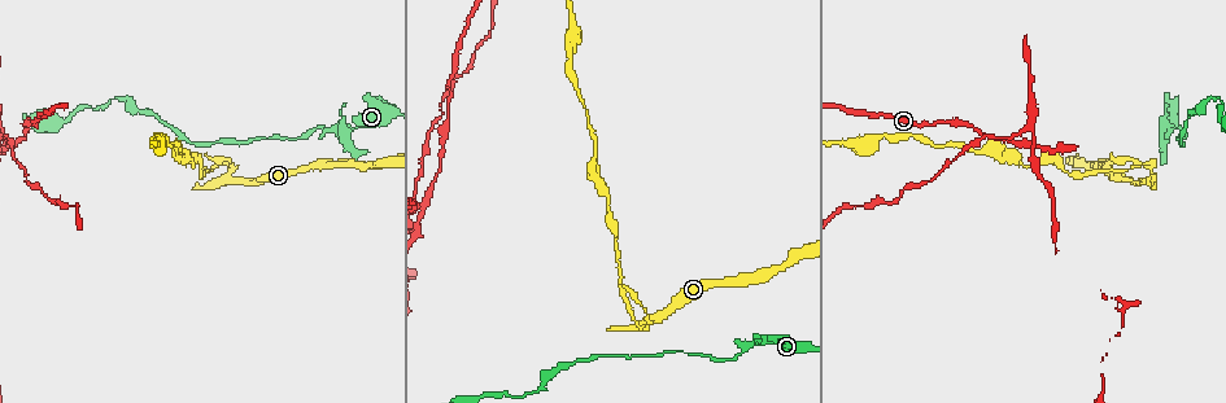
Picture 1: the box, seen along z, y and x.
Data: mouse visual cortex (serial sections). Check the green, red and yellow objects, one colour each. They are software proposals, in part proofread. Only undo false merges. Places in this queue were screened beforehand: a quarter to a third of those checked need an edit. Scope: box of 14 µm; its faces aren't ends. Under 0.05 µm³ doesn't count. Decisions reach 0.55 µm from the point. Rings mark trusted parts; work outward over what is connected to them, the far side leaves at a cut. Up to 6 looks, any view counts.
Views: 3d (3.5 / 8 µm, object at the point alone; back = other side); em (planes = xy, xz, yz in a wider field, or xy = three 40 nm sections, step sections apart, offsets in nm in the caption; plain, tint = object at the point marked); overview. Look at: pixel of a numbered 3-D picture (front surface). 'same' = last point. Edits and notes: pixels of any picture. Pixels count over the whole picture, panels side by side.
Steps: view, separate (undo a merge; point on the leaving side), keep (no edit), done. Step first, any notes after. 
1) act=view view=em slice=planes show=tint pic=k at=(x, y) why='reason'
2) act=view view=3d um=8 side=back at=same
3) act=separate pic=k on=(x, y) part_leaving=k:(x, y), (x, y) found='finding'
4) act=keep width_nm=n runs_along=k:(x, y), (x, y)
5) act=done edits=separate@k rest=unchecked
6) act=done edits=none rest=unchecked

act=view view=3d um=3.5 pic=1 at=(1155, 174) why='sharp bend'

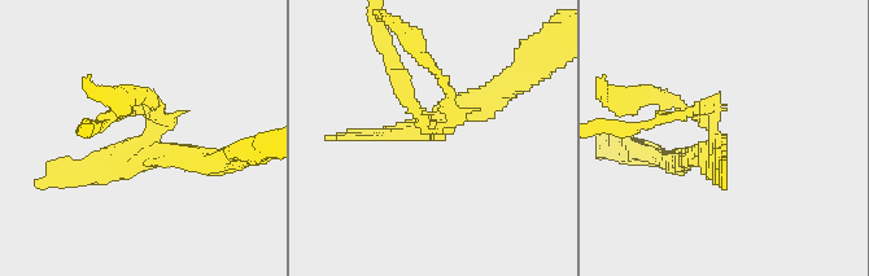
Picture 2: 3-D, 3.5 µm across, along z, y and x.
act=view view=em slice=xy step=3 show=tint pic=2 at=(440, 127) why='need the tissue'

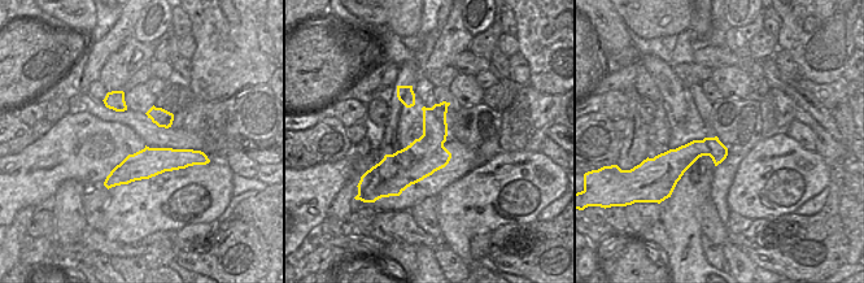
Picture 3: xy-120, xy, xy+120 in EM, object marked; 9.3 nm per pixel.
act=view view=em slice=xy step=1 show=tint at=same

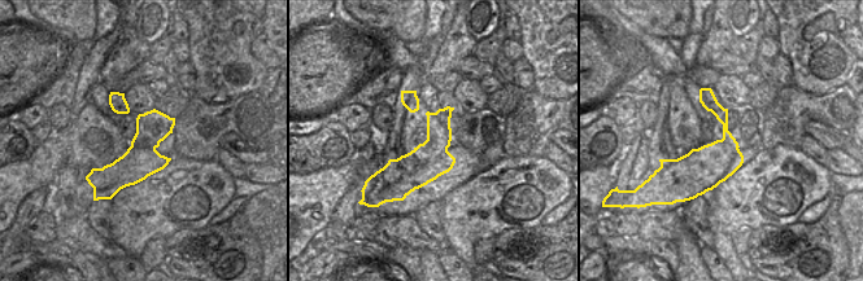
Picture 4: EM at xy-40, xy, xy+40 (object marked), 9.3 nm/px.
act=separate pic=2 on=(407, 97) width_nm=360 part_leaving=2:(441, 126), (420, 123), (389, 57) found='a second cell is stuck on'

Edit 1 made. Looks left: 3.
act=view view=overview

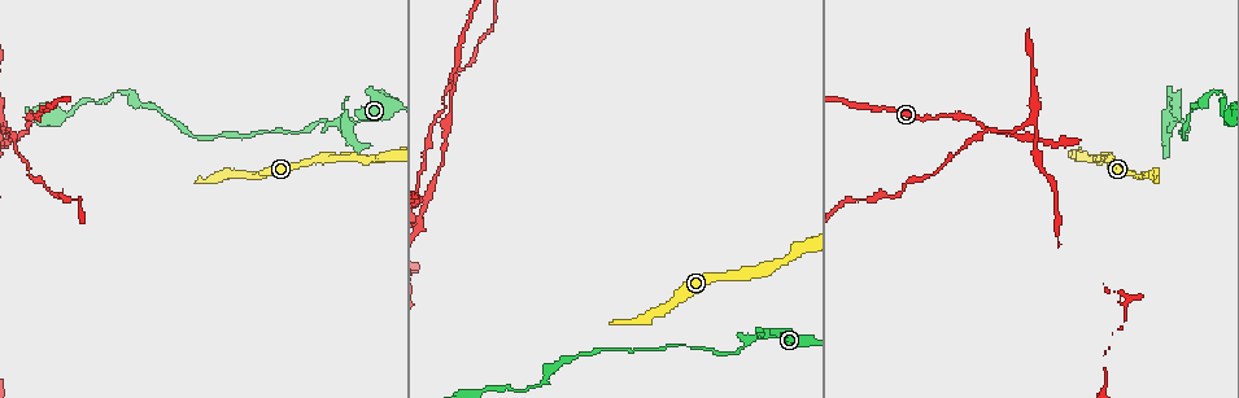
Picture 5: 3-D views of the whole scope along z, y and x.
act=view view=3d um=3.5 pic=5 at=(1181, 119) why='abrupt turn'

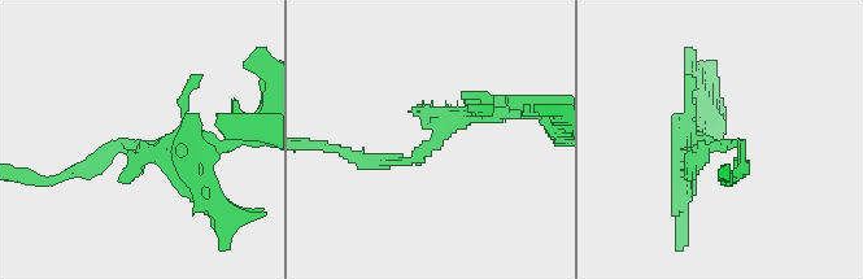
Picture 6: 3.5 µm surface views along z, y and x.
act=view view=em slice=xy step=1 show=tint pic=6 at=(439, 138)

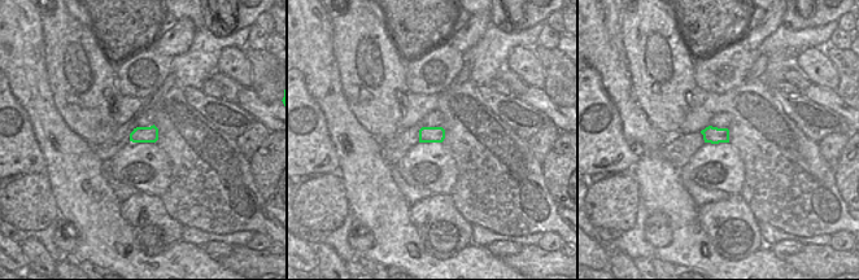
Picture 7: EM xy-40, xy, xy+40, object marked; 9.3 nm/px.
act=separate pic=6 on=(203, 194) found='a second cell is stuck on'

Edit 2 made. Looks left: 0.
act=done edits=separate@2,separate@6 rest=unchecked

